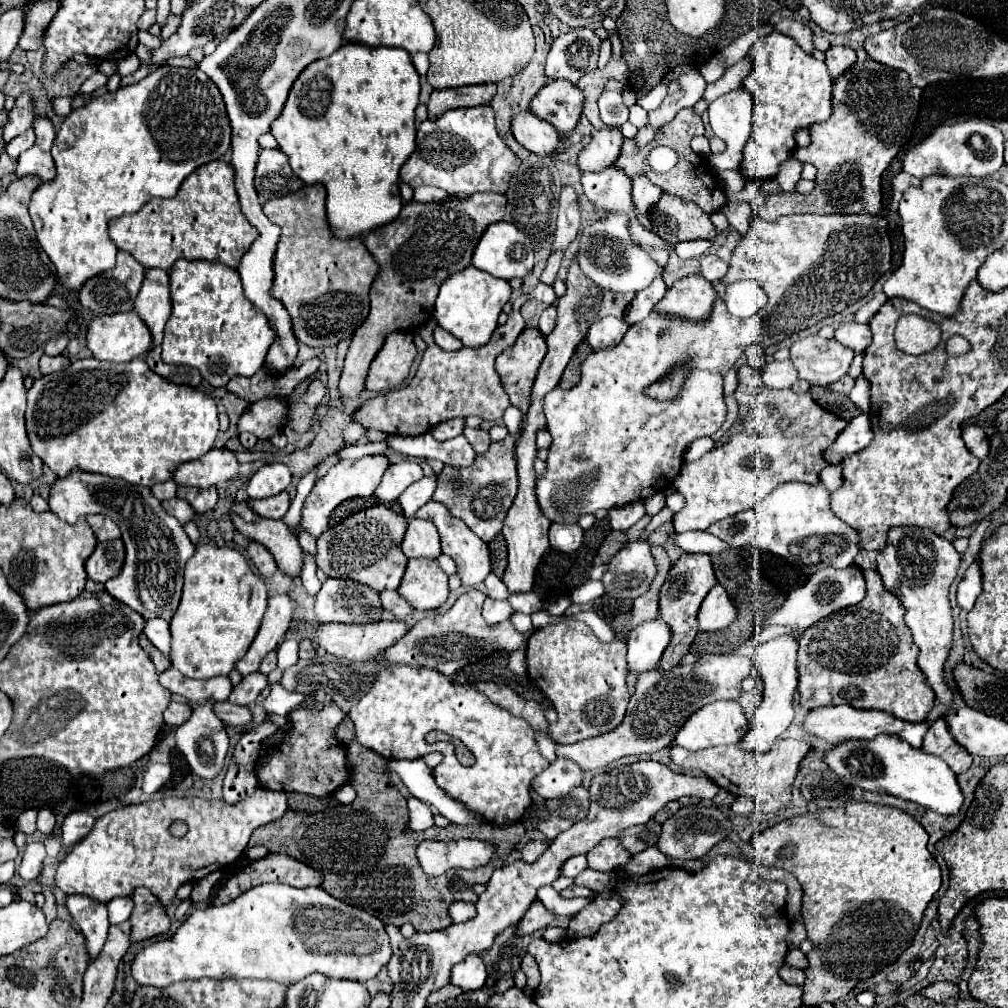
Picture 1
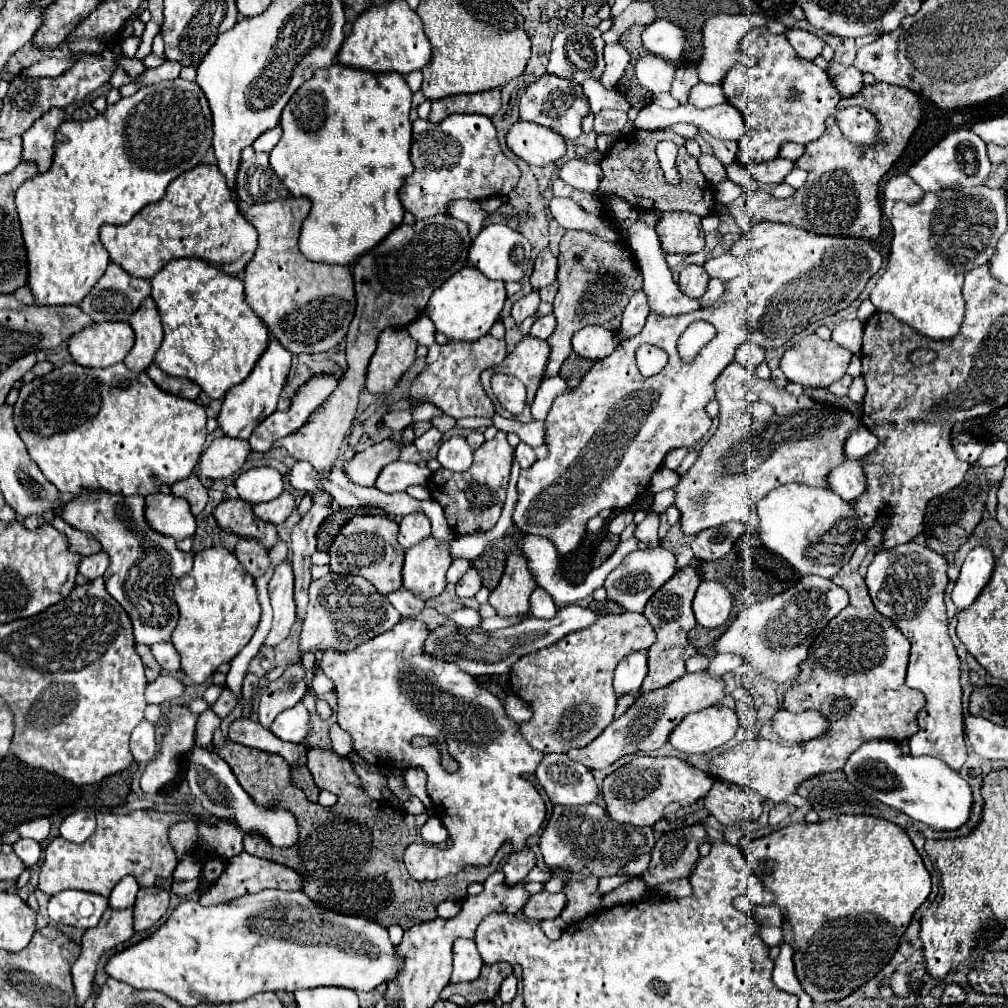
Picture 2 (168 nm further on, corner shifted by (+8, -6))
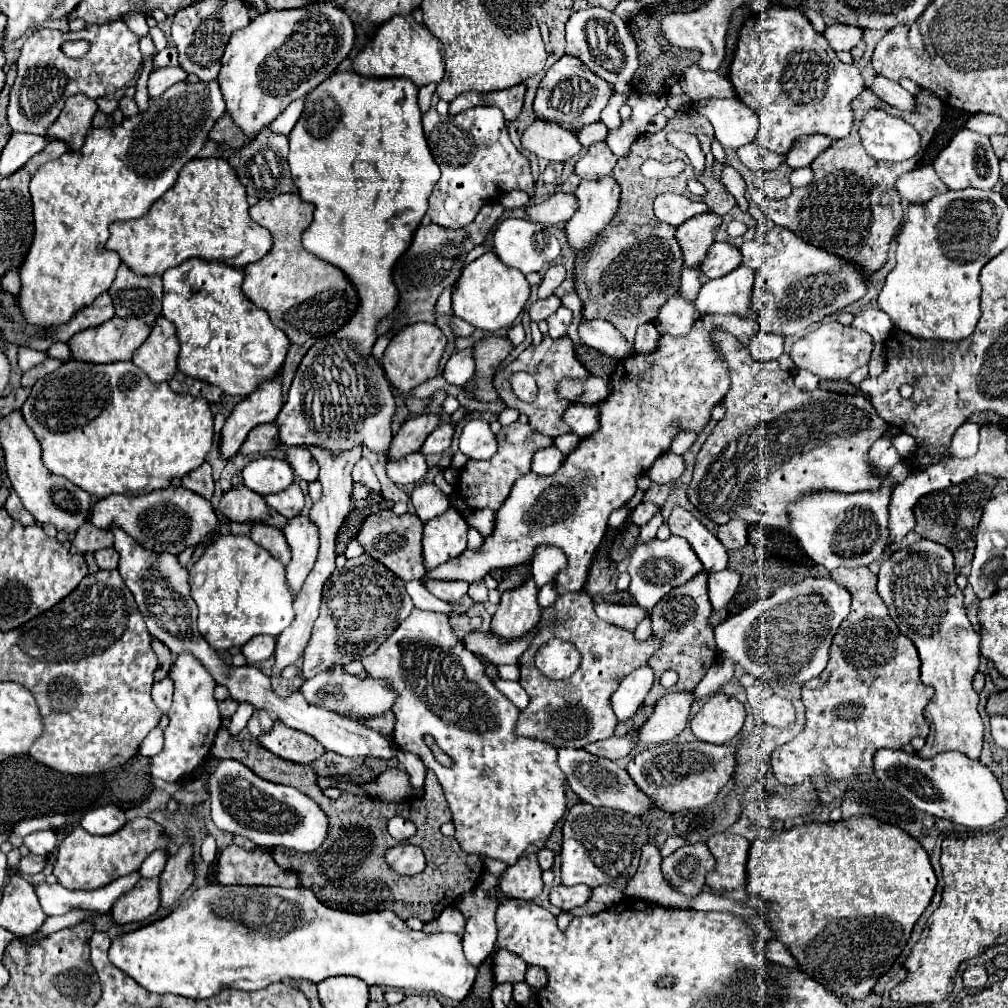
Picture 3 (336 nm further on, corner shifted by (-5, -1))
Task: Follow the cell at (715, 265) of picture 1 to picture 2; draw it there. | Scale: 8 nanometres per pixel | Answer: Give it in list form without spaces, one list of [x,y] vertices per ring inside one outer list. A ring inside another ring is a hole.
[[[723,253],[715,259],[709,259],[703,267],[711,277],[717,277],[723,281],[731,281],[731,279],[739,277],[739,273],[741,273],[741,263],[731,253]]]

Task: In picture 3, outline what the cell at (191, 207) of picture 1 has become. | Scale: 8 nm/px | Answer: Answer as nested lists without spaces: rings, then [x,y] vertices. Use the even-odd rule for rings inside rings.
[[[196,158],[188,162],[164,198],[158,198],[150,212],[138,220],[114,222],[110,224],[110,238],[106,242],[108,250],[116,250],[124,264],[136,274],[154,276],[164,274],[168,268],[182,264],[188,258],[204,258],[204,260],[218,260],[226,262],[236,268],[244,268],[250,262],[260,260],[272,248],[272,234],[256,224],[248,214],[248,200],[244,194],[244,186],[236,178],[232,166],[224,158]]]

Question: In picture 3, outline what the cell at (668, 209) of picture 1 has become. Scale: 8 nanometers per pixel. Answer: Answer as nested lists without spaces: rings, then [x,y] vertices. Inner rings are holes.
[[[706,212],[686,220],[676,228],[676,240],[680,242],[682,248],[684,266],[698,268],[704,262],[704,256],[714,242],[720,222],[722,218],[718,214]]]

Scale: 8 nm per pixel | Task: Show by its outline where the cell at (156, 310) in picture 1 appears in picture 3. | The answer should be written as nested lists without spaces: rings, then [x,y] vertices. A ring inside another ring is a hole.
[[[162,316],[152,326],[146,342],[134,352],[132,362],[142,368],[152,382],[160,384],[174,376],[178,348],[176,328],[172,328],[172,324]]]

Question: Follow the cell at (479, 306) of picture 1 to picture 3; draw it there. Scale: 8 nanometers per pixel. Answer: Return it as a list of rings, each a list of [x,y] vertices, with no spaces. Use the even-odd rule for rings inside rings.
[[[486,252],[478,260],[464,266],[460,280],[452,288],[452,310],[478,330],[500,330],[512,326],[530,296],[530,286],[524,274],[516,268],[504,266],[494,252]]]

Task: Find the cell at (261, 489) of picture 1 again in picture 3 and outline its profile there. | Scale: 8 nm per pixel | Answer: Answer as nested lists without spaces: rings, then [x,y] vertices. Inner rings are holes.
[[[278,458],[252,460],[242,470],[242,476],[244,484],[262,496],[276,494],[294,482],[294,470],[288,466],[286,460]]]

